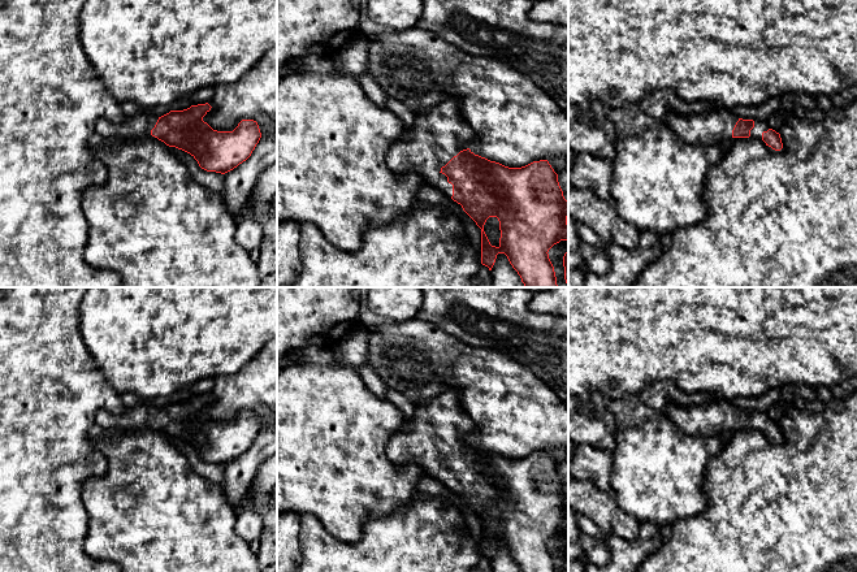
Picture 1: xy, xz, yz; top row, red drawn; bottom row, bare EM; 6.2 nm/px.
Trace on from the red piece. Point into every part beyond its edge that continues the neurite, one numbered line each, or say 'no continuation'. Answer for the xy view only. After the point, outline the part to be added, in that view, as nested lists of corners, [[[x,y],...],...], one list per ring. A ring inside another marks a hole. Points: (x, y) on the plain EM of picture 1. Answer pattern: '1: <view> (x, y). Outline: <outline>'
1: xy (134, 419). Outline: [[[144,402],[143,404],[126,410],[122,413],[99,411],[95,422],[105,430],[117,429],[129,433],[151,426],[151,421],[155,419],[157,411],[157,407],[150,406]]]

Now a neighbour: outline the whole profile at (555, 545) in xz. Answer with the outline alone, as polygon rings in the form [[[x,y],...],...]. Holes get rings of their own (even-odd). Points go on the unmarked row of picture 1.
[[[560,532],[549,541],[549,550],[554,558],[557,572],[564,571],[563,547],[568,542],[568,533]]]

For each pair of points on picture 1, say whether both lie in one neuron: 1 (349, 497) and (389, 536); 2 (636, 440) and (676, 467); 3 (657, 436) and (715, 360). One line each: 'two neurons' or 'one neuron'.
1: two neurons
2: one neuron
3: two neurons

